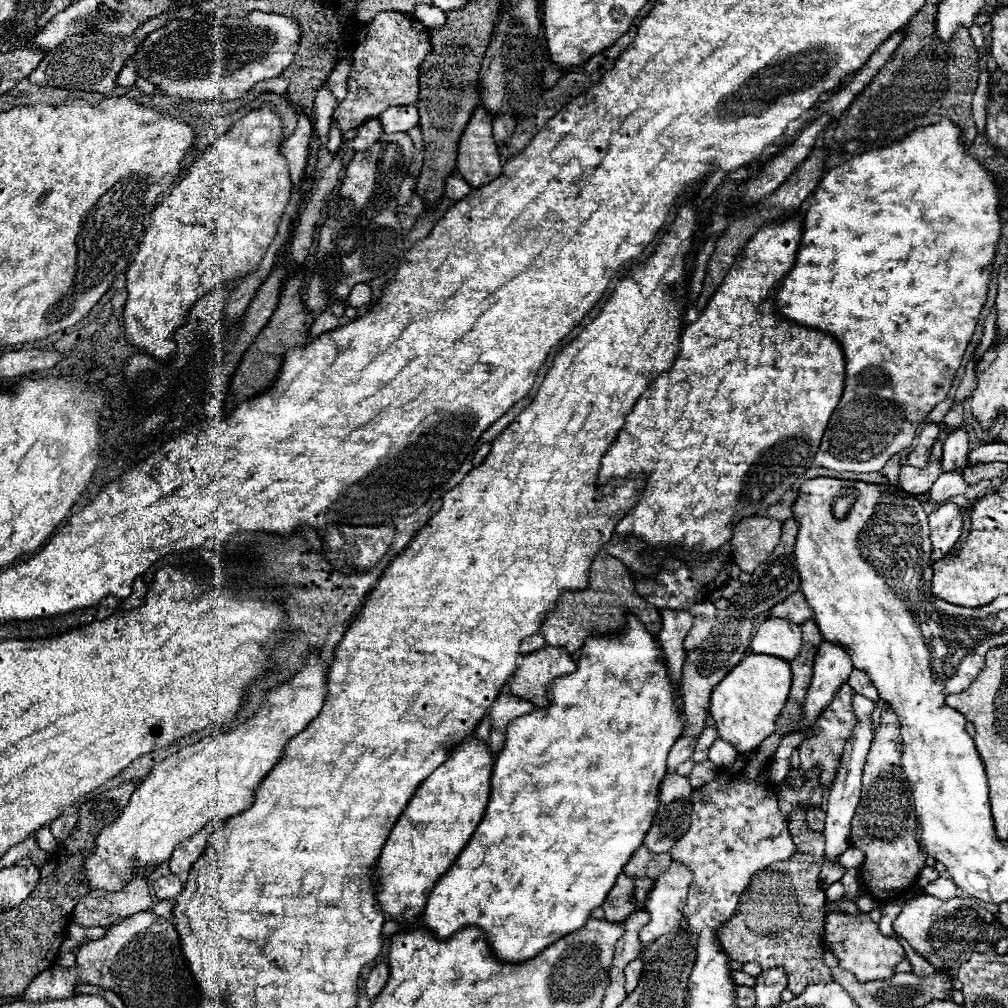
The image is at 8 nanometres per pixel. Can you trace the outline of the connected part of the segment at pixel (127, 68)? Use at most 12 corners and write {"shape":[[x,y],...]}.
{"shape":[[127,60],[117,84],[131,88],[137,80],[137,66]]}

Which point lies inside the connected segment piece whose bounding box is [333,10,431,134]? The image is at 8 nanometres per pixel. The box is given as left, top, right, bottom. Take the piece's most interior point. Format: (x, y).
(387, 67)

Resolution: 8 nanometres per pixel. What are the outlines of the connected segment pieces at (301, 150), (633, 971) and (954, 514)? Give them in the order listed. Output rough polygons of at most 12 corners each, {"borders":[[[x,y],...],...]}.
{"borders":[[[299,114],[295,132],[283,140],[281,154],[289,162],[297,186],[307,166],[313,122]],[[633,960],[625,968],[625,990],[631,994],[639,984],[643,960]],[[945,502],[929,516],[933,562],[955,546],[963,530],[957,504]]]}

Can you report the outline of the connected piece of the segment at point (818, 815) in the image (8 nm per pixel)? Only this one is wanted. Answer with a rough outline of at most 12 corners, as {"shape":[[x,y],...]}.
{"shape":[[821,808],[807,812],[807,826],[823,832],[825,812]]}

